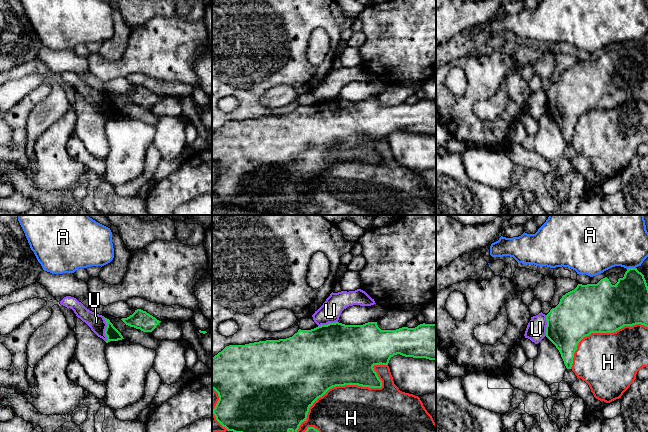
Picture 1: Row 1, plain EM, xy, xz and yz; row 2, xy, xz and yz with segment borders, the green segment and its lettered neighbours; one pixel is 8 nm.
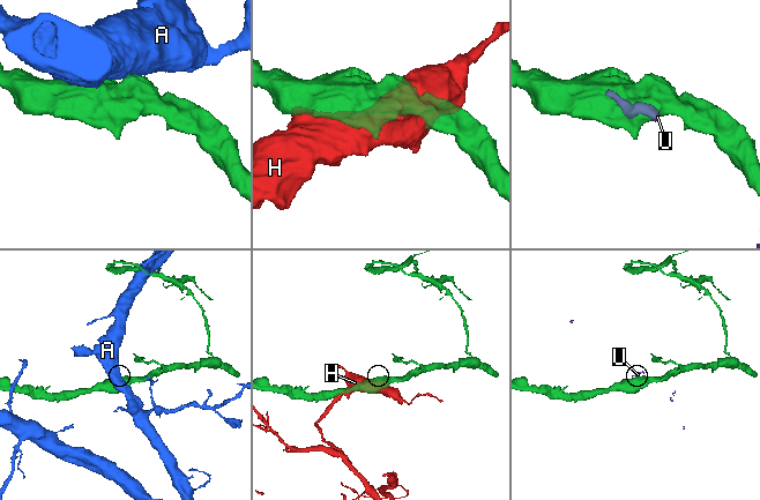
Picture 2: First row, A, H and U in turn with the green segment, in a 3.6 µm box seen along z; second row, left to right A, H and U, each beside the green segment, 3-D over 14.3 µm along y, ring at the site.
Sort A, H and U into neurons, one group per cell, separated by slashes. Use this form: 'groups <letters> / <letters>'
groups A / H / U

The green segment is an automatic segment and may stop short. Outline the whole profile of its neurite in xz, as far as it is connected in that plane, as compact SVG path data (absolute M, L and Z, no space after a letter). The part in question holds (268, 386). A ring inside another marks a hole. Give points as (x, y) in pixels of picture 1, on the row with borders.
M335 322L311 330L299 329L286 339L229 345L212 357L212 389L219 396L213 414L228 431L297 432L301 423L306 421L309 408L329 389L345 385L381 388L382 381L373 366L388 365L390 358L397 354L436 360L436 324L423 323L415 328L381 330L377 322L363 325Z

